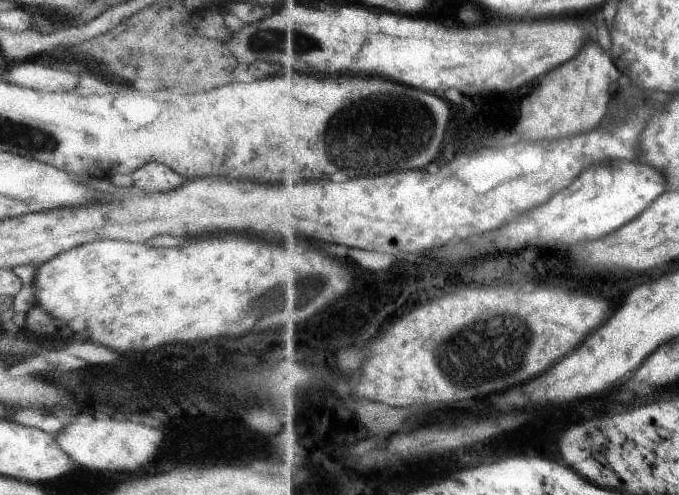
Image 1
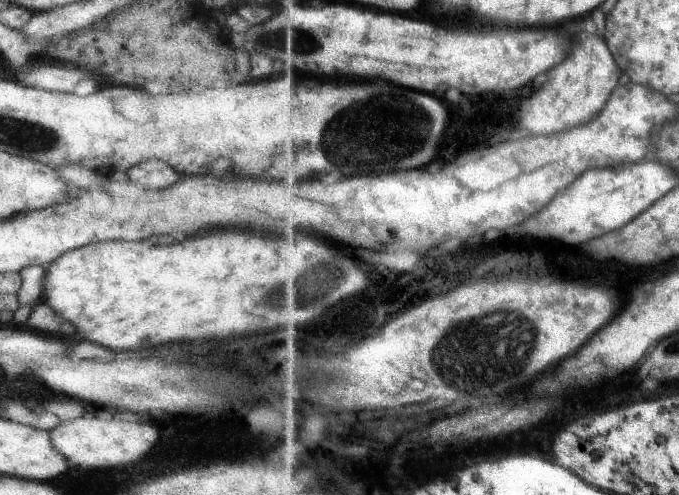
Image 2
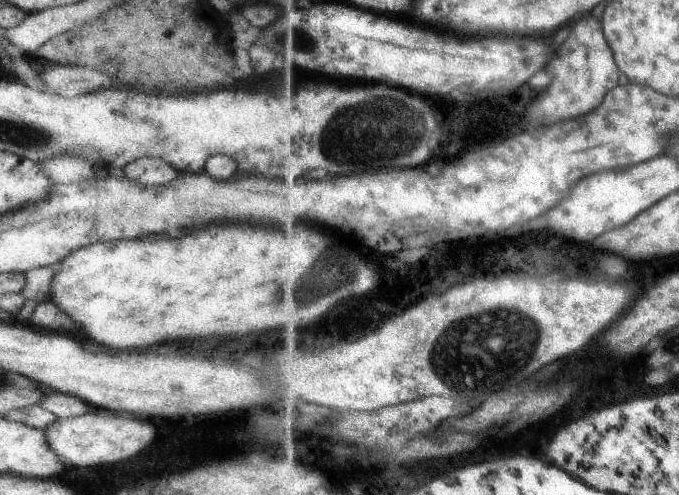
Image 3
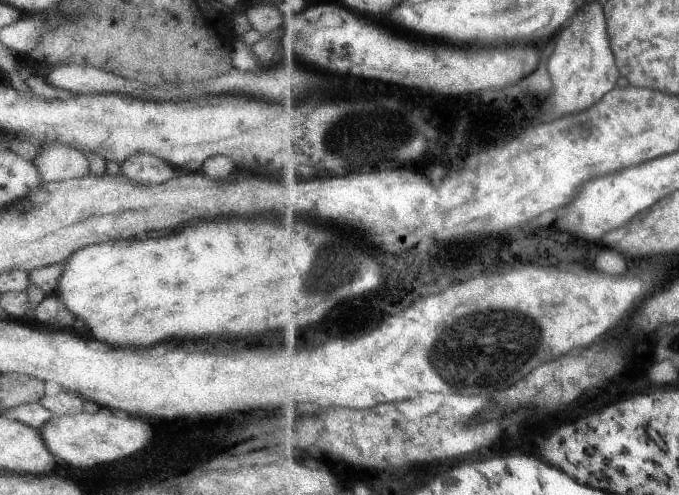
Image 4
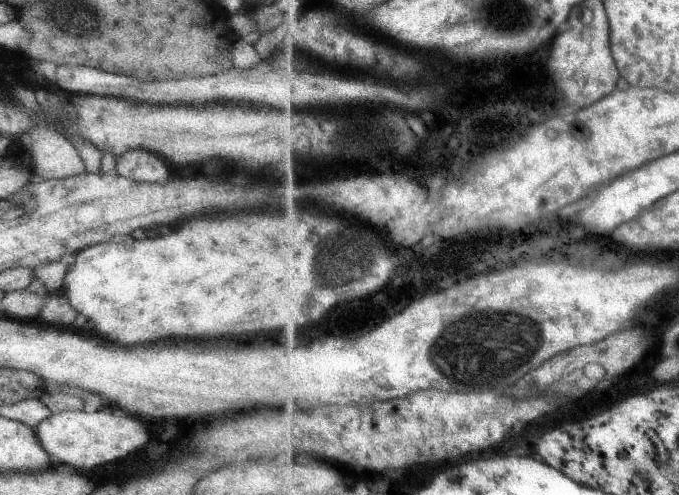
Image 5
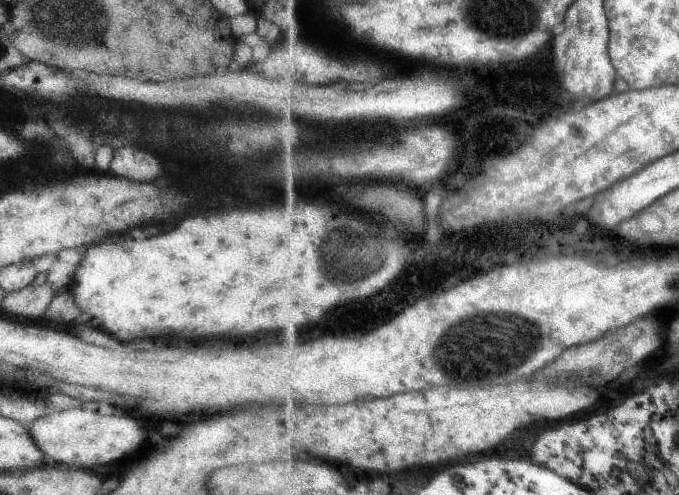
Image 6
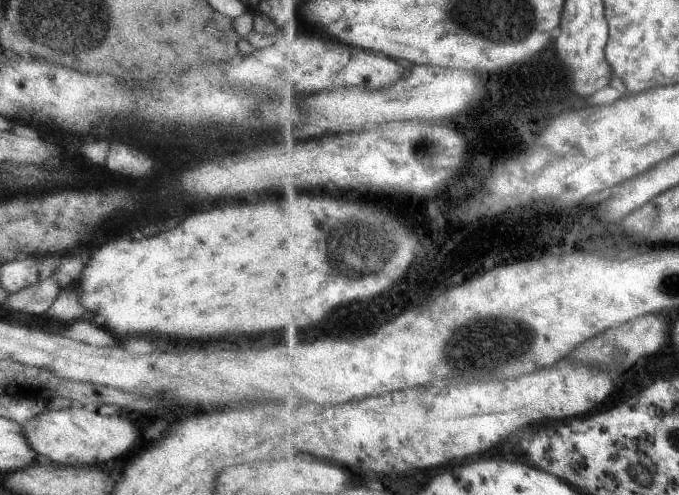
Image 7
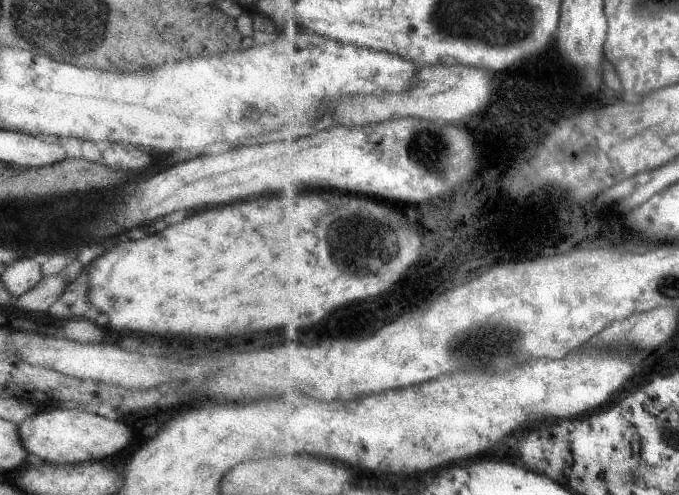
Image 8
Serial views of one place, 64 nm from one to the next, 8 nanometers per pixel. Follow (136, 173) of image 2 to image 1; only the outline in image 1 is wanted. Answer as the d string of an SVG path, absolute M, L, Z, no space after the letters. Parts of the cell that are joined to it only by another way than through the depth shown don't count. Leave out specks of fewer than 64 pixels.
M145 164L141 168L137 168L135 172L131 172L133 185L144 192L165 192L180 187L184 178L181 178L179 174L171 172L167 166L161 166L161 164Z

